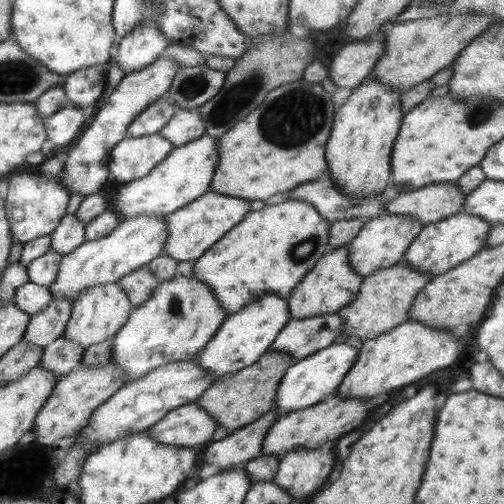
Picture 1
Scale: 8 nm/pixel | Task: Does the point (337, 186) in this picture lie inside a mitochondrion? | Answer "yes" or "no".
no

